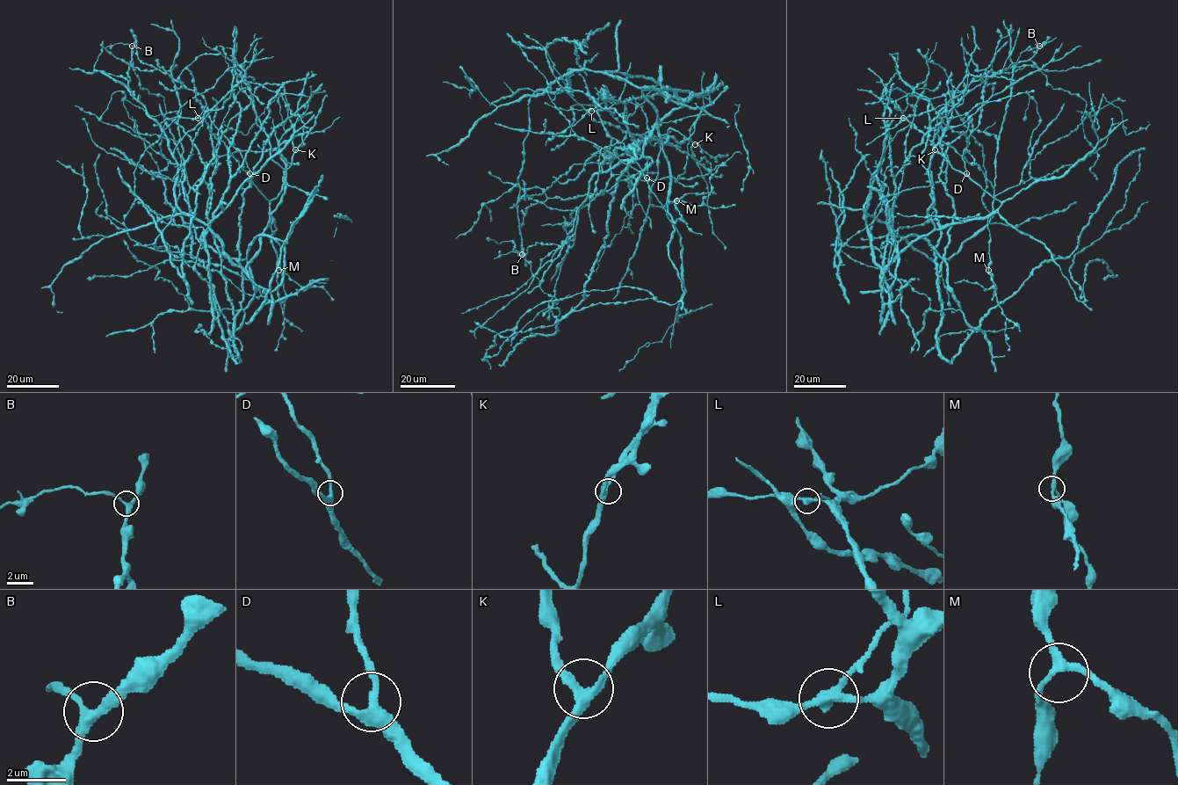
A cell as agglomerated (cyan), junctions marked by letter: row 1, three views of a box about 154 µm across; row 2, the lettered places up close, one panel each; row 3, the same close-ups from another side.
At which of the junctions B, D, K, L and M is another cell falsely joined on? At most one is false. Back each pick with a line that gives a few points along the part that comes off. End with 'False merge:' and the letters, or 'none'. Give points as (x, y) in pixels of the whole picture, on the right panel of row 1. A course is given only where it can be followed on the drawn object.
L: Course of the part to remove: (903, 118), (907, 105)
False merge: L

